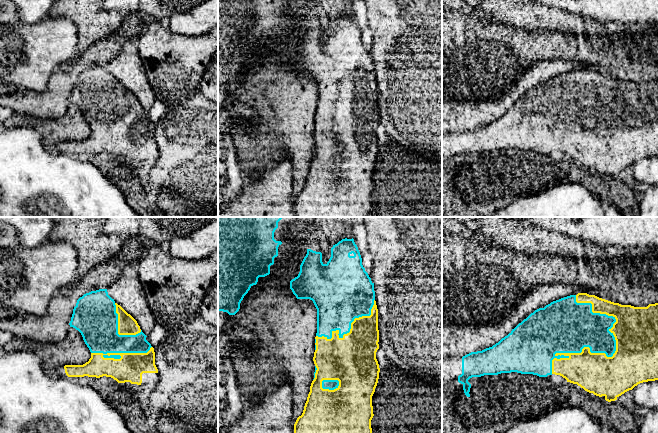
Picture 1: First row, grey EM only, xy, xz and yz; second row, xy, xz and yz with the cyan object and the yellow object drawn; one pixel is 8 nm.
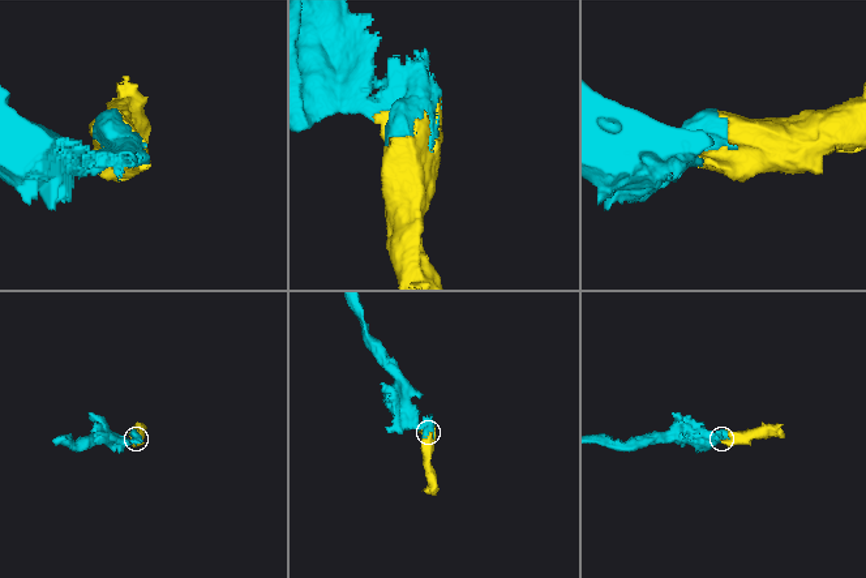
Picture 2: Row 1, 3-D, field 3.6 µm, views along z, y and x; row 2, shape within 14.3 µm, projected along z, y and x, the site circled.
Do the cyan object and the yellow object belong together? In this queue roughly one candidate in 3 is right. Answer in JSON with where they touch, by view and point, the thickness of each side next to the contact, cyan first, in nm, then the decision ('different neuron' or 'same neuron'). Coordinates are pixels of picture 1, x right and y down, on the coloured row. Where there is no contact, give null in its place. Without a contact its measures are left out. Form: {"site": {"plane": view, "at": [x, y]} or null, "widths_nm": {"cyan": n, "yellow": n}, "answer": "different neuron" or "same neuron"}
{"site": {"plane": "yz", "at": [593, 352]}, "widths_nm": {"cyan": 360, "yellow": 320}, "answer": "same neuron"}

